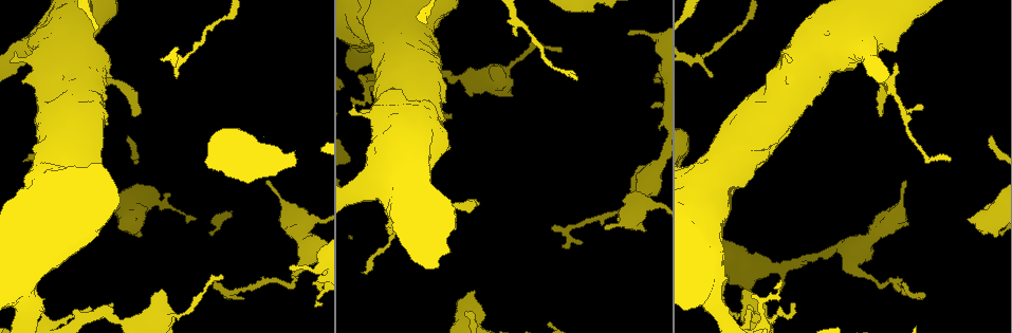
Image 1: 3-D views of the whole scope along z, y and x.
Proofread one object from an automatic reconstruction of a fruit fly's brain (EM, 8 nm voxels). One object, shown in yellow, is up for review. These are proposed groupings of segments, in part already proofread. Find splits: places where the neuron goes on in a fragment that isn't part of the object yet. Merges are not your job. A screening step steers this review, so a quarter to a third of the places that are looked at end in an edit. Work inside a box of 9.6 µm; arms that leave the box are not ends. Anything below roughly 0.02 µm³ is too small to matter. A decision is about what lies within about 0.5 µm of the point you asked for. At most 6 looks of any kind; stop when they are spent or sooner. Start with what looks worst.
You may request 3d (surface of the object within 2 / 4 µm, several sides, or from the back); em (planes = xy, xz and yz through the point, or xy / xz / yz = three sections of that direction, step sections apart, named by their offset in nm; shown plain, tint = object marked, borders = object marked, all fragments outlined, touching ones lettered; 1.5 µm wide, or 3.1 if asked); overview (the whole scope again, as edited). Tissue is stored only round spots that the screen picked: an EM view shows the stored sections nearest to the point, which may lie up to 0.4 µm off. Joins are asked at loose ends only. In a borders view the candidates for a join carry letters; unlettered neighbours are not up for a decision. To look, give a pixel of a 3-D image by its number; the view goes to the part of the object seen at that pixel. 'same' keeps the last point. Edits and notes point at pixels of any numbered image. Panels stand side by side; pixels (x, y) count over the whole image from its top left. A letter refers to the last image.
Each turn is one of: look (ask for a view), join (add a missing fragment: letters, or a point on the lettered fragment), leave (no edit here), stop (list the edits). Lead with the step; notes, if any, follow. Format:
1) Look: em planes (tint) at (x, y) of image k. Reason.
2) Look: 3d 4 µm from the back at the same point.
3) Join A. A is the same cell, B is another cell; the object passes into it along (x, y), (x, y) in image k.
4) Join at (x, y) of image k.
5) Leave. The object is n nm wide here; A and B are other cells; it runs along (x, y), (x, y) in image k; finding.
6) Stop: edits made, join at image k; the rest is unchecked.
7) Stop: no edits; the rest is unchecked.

Look: em planes (borders) at (517, 36) of image 1. Branch stops here.

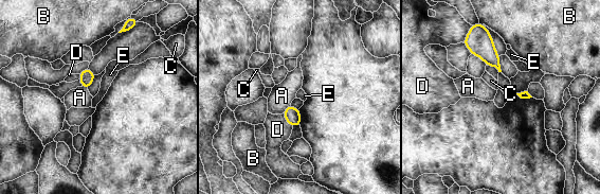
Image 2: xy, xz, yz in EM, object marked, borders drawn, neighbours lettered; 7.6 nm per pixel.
Leave. A, B, C, D and E are other cells; a border runs along (283, 113), (284, 118), (292, 126) in image 2; none of them fits.

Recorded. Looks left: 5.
Look: em planes (tint) at (922, 110) of image 1. Thin end.

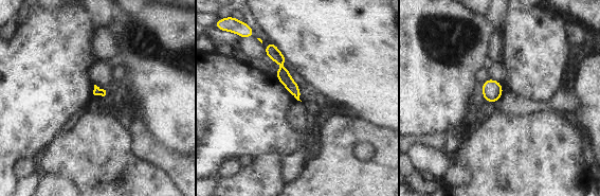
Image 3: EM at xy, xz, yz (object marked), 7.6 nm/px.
Look: em planes (borders) at the same point.

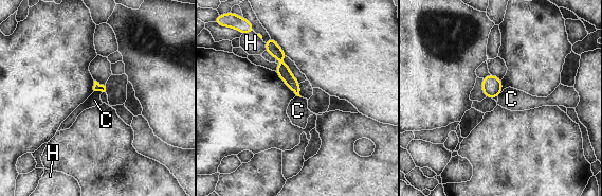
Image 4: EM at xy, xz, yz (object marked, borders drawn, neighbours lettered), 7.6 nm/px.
Leave. C and H are other cells; it runs along (271, 41), (296, 90) in image 4; none of them fits.

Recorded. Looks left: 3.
Look: em xy step 4 (borders) at (359, 75) of image 1. An open end.

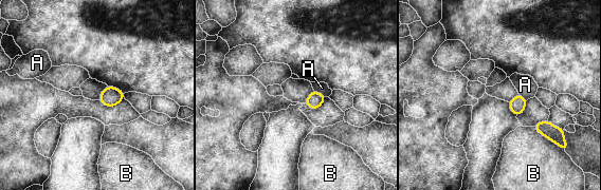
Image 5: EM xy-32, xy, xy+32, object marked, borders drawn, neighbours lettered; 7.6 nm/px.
Leave. A and B are other cells; a border runs along (313, 89), (326, 96) in image 5; no lettered fragment goes on from it.

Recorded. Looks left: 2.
Stop: no edits; the rest is unchecked.

